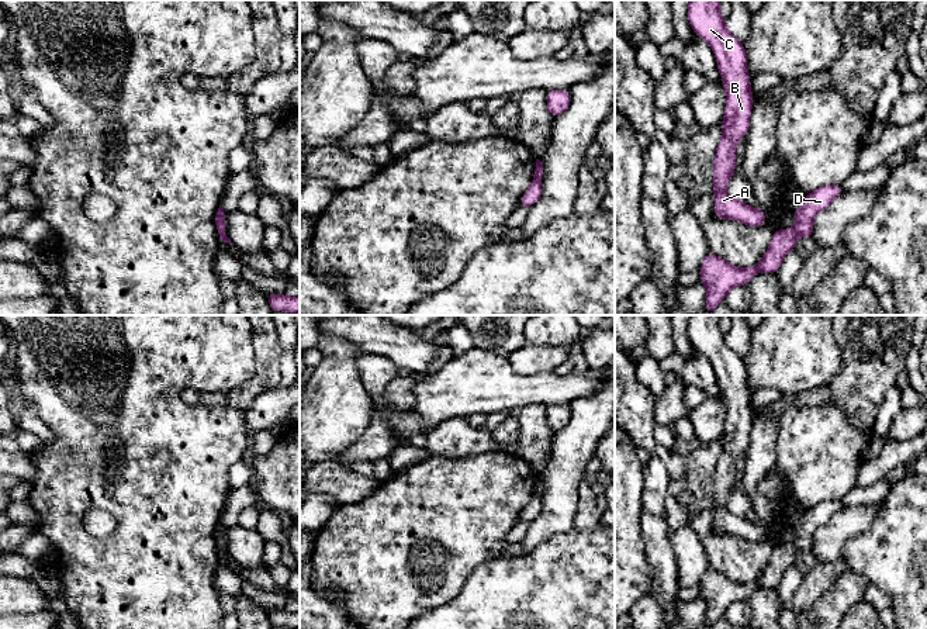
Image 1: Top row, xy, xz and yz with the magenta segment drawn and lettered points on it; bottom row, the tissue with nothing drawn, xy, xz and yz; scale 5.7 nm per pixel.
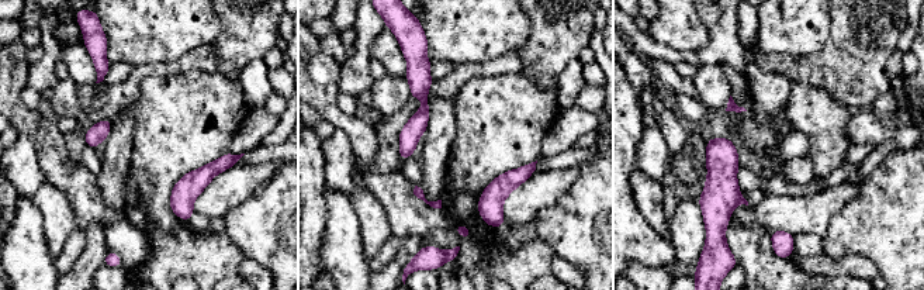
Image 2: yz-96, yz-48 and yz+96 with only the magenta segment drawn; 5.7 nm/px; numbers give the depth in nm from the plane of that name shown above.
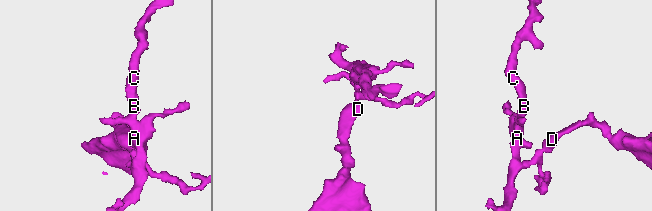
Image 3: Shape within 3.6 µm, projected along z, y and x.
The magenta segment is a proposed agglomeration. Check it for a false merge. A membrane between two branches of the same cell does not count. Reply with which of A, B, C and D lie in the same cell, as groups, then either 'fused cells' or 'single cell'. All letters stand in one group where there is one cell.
groups A B C / D; fused cells

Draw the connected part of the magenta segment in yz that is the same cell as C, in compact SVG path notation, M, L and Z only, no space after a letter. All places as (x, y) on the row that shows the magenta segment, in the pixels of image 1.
M691 0L688 4L688 21L696 35L715 51L717 69L727 94L722 122L723 135L713 162L715 215L723 220L736 220L750 227L762 227L765 212L748 207L746 201L731 198L726 190L734 174L736 146L750 127L753 93L744 45L727 30L719 7L720 0Z

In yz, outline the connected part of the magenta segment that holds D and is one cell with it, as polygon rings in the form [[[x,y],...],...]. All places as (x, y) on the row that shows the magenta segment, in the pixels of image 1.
[[[840,184],[821,186],[803,197],[799,208],[793,211],[796,238],[812,238],[814,217],[826,210],[843,193]]]

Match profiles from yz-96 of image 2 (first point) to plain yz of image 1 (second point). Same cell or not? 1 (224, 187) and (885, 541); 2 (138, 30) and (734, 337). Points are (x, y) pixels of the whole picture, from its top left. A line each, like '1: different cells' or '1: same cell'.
1: different cells
2: different cells

